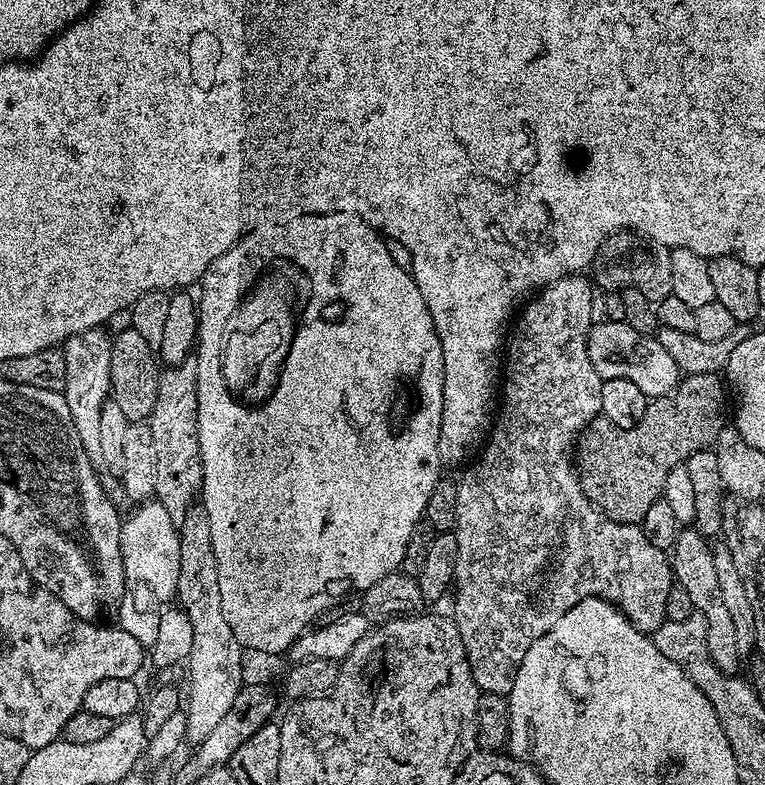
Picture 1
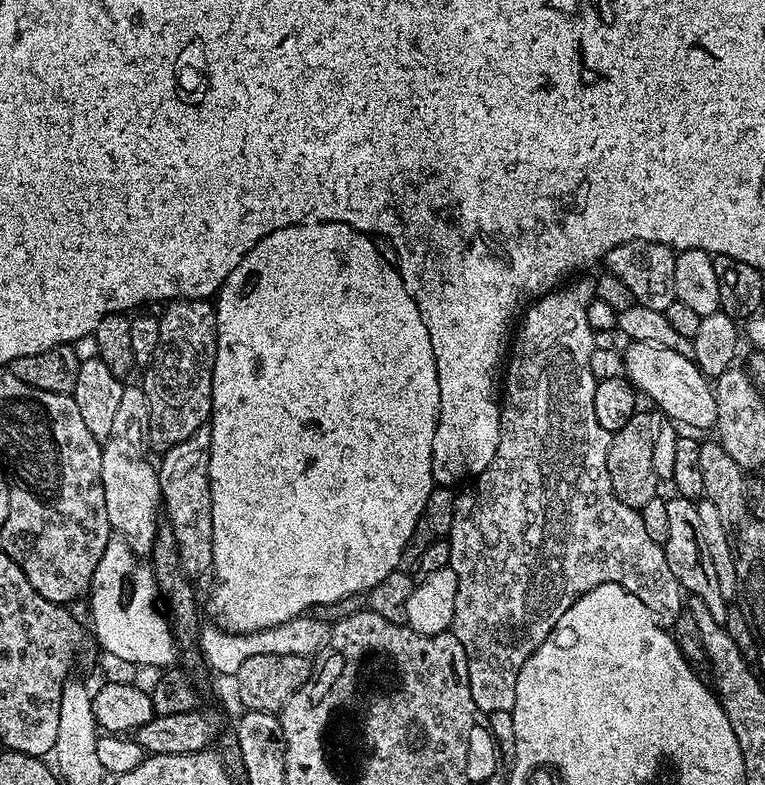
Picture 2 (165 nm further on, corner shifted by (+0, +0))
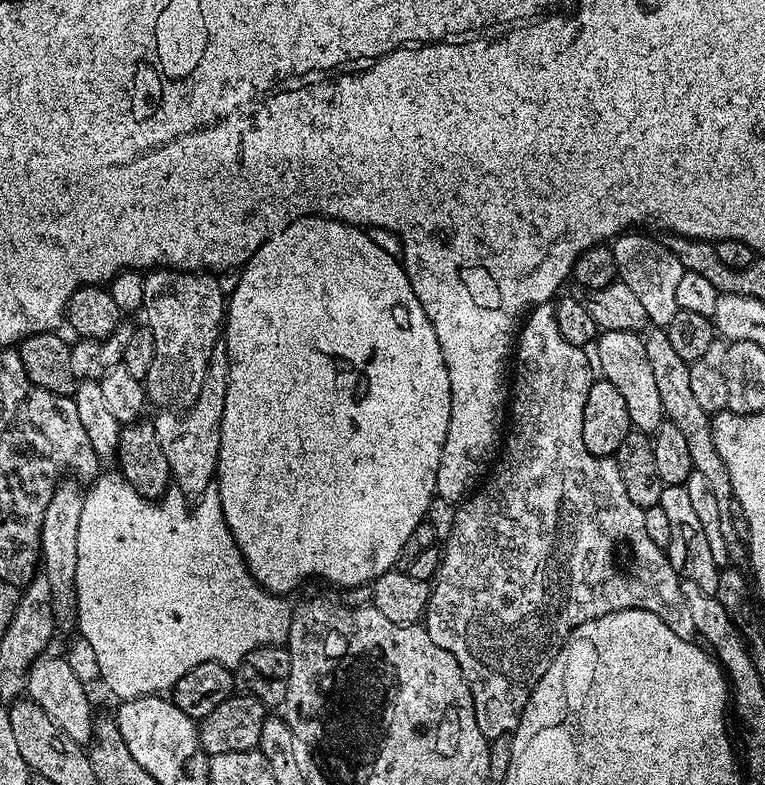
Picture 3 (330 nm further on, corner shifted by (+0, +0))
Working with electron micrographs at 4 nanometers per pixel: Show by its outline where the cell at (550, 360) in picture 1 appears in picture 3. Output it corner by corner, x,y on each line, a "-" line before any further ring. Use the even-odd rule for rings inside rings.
551,303
539,304
527,313
518,333
518,339
514,344
510,419
507,421
506,435
502,440
502,451
483,483
457,507
454,530
450,530
450,534
443,541
440,569
436,571
434,583
431,585
428,610
422,621
423,627
428,629
430,638
434,638
434,642
438,642
442,650
450,650
450,654
454,654
462,670
462,678
466,678
472,695
474,714
478,718
478,730
482,730
482,734
489,741
496,740
499,736
511,736
516,731
534,686
540,681
542,674
546,674
550,662
559,654
562,644
572,635
572,631
587,620
602,618
618,610
641,608
650,610
650,614
658,614
658,618
662,618
662,622
666,622
666,626
670,626
670,630
678,634
678,638
692,640
696,636
694,618
690,618
690,606
686,606
686,598
682,598
681,578
674,570
674,566
670,566
667,551
650,542
650,537
646,534
644,509
630,502
630,494
626,494
626,485
622,483
622,474
615,459
611,456
590,454
590,450
586,450
586,442
582,442
582,410
586,406
586,394
590,394
590,386
594,379
588,365
589,353
562,338
562,330
556,321
556,309

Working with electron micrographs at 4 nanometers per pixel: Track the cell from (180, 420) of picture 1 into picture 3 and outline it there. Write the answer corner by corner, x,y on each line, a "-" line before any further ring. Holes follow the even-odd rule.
153,268
144,276
144,307
142,309
143,323
154,334
154,362
150,362
150,370
143,380
144,390
149,401
152,400
160,410
186,410
198,398
198,390
202,390
202,378
206,378
206,370
213,352
217,351
222,340
222,329
226,315
226,288
219,284
217,277
211,272
181,272
178,268

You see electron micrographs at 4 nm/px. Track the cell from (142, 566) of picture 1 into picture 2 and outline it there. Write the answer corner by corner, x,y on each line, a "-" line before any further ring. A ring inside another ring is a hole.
112,438
101,447
102,454
102,490
106,494
106,518
110,518
110,526
113,533
119,539
130,546
130,550
136,553
137,557
151,557
154,546
154,534
156,526
162,516
162,501
160,499
160,477
157,469
152,468
140,456
135,456
133,449
125,444
123,439

